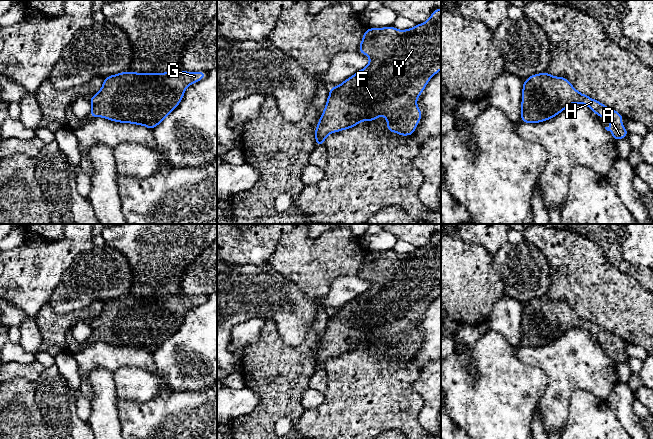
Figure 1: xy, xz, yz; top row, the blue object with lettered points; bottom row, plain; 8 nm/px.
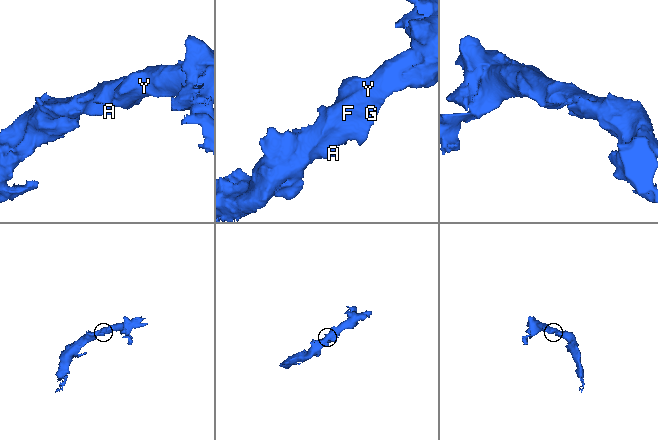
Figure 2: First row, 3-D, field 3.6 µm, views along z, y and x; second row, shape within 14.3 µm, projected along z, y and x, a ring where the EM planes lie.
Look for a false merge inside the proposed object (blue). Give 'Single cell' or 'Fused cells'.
Single cell

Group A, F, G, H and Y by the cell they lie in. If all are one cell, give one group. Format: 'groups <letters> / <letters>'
groups A F G H Y

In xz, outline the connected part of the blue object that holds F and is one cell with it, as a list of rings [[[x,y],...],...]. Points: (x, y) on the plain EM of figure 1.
[[[434,233],[426,246],[416,248],[407,254],[398,254],[394,250],[366,253],[358,275],[367,279],[370,286],[339,310],[329,312],[326,330],[315,352],[316,370],[324,369],[326,361],[331,357],[353,352],[364,344],[375,347],[375,343],[379,340],[386,341],[387,355],[401,360],[414,358],[422,340],[416,325],[429,304],[441,294],[441,233]]]

